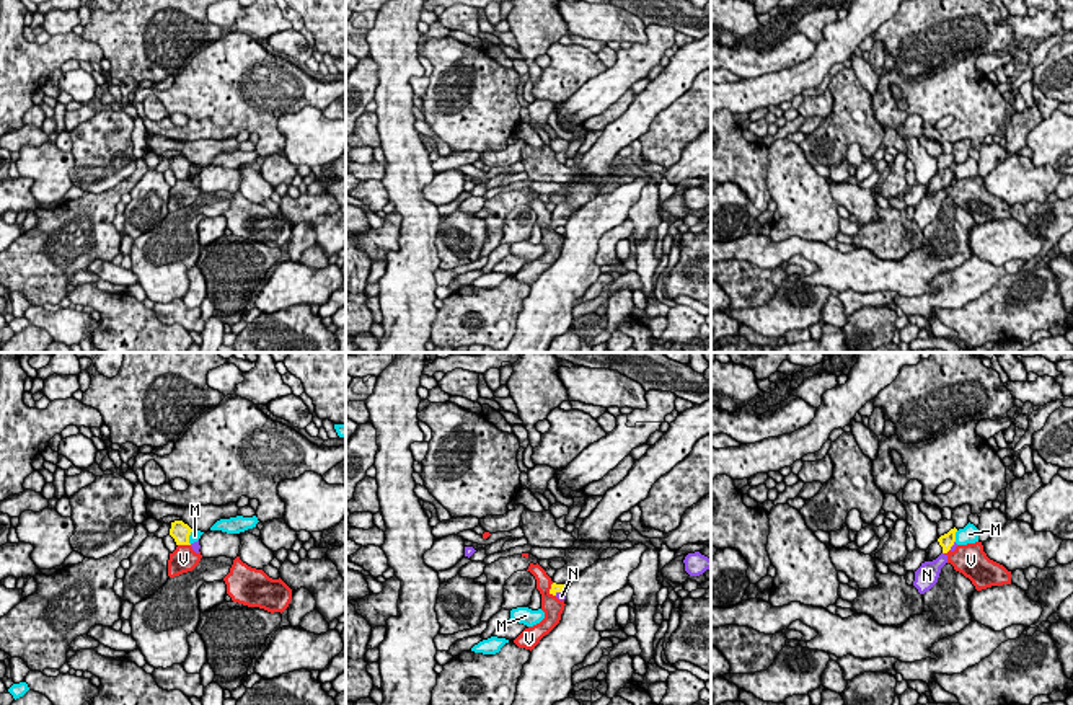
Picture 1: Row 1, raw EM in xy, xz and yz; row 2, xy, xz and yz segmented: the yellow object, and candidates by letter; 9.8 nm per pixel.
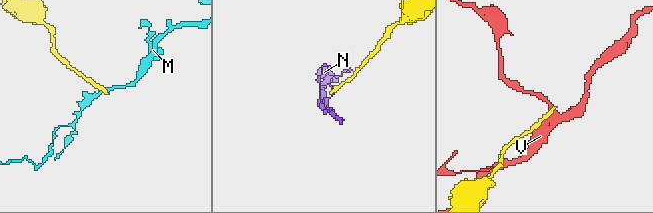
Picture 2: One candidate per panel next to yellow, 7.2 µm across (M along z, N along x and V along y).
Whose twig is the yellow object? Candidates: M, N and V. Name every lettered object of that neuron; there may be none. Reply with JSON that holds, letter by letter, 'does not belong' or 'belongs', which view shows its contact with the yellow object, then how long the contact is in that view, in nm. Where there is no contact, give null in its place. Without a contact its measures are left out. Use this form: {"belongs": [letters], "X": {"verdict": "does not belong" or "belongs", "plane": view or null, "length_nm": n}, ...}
{"belongs": [], "M": {"verdict": "does not belong", "plane": "yz", "length_nm": 120}, "N": {"verdict": "does not belong", "plane": "xz", "length_nm": 110}, "V": {"verdict": "does not belong", "plane": "xy", "length_nm": 130}}

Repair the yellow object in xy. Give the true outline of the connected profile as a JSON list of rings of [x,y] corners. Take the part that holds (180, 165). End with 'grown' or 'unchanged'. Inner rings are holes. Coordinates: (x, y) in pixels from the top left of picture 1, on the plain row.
[[[183,155],[171,157],[170,170],[174,173],[176,180],[191,180],[189,170],[192,163]]] | unchanged

